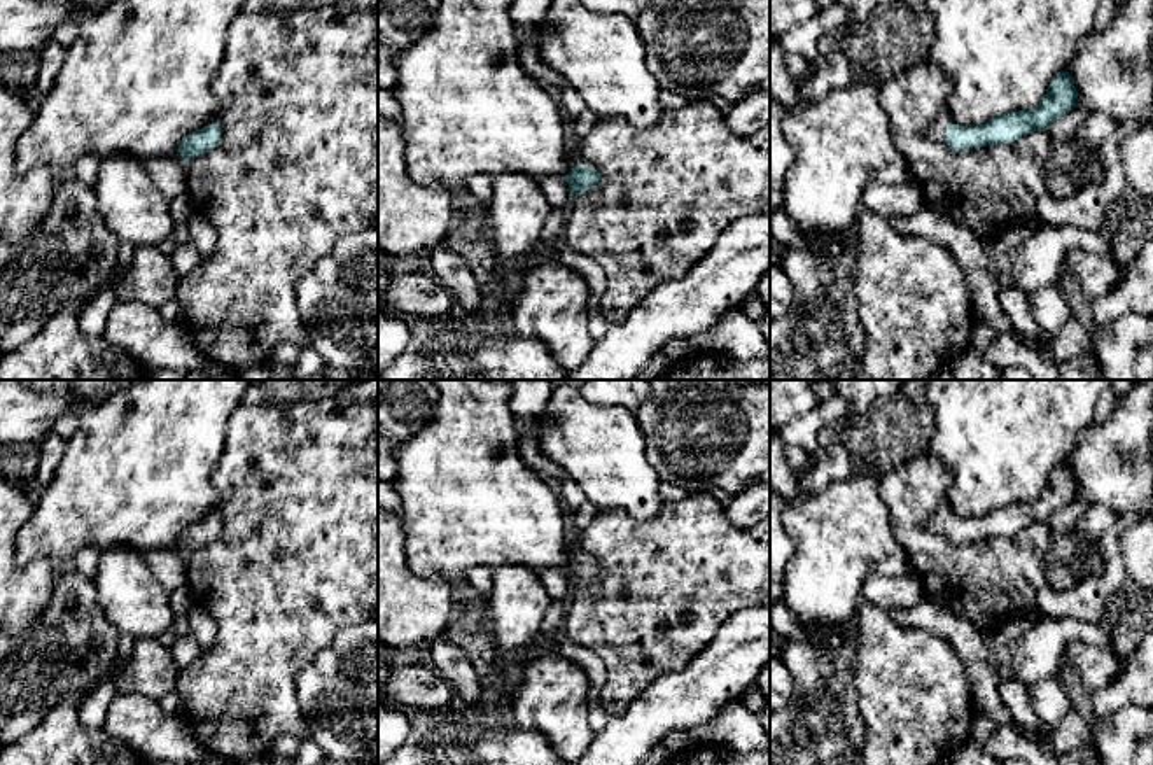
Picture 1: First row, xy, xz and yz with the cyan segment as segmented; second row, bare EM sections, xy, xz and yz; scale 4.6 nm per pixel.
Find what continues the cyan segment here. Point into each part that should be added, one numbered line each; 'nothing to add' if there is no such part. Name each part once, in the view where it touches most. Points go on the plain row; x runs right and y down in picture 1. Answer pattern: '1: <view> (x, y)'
1: yz (938, 522)

